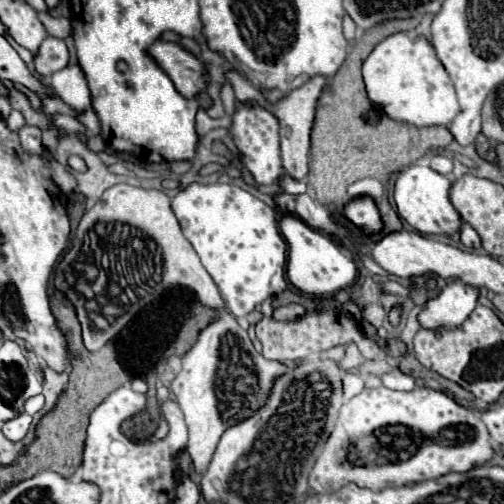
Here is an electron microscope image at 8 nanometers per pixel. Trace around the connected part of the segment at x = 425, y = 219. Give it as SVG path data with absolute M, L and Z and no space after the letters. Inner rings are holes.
M409 165L403 169L395 183L395 203L399 209L399 217L405 219L415 231L423 235L453 235L461 229L461 215L449 201L451 181L433 171L427 165Z

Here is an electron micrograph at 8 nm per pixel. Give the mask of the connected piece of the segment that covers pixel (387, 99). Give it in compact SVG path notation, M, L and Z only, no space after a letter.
M399 31L385 37L363 61L361 71L369 99L395 121L411 123L415 127L431 127L447 125L459 113L449 73L437 59L433 45L423 35L411 39L407 33Z

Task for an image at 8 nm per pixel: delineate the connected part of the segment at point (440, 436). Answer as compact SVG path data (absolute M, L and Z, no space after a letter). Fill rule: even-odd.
M387 387L363 389L359 395L355 395L341 407L337 425L311 471L309 487L315 493L335 493L347 483L357 483L359 487L381 491L387 487L423 483L427 479L437 479L451 471L467 473L473 467L489 463L491 459L493 447L489 431L481 421L479 413L459 405L447 393L429 387L417 387L413 391L393 391Z

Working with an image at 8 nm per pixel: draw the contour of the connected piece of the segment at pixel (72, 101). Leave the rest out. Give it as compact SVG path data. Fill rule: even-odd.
M69 65L51 75L53 91L75 111L83 111L91 105L89 87L79 65Z

